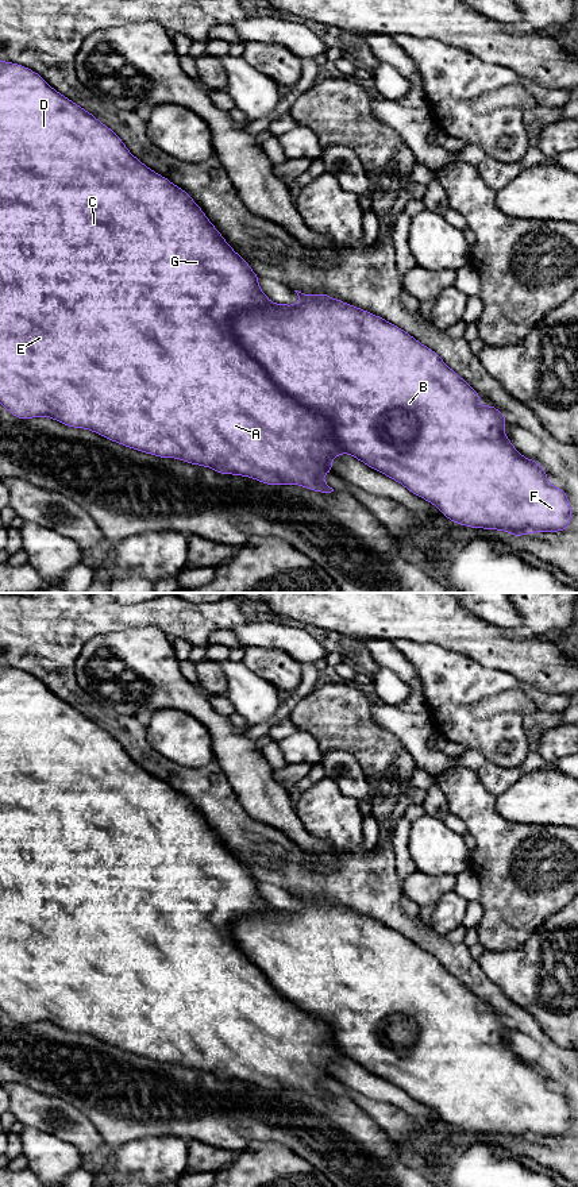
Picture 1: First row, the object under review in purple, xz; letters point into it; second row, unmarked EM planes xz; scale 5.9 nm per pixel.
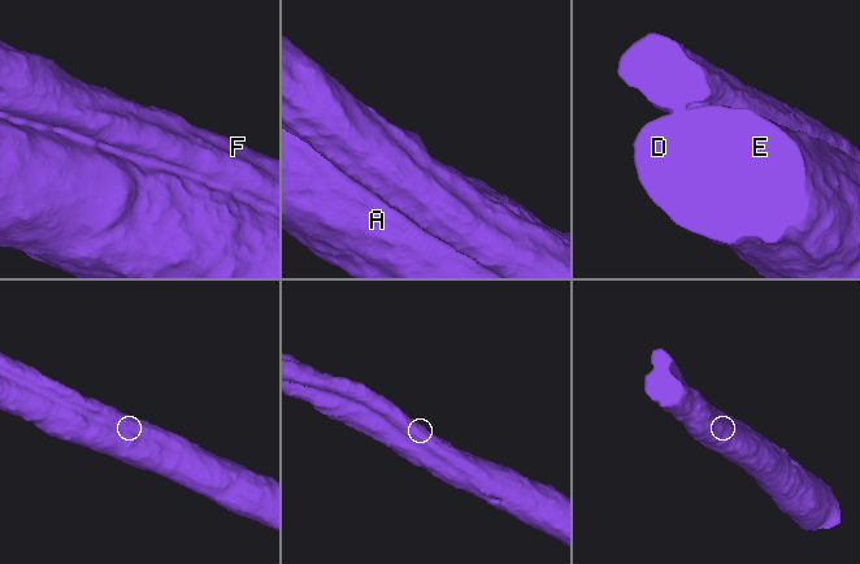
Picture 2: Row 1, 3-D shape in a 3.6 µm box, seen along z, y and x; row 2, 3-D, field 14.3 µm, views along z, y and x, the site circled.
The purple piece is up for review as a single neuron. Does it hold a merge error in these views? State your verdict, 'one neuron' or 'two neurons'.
one neuron

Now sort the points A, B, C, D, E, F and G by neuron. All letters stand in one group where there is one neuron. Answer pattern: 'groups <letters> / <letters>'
groups A B C D E F G

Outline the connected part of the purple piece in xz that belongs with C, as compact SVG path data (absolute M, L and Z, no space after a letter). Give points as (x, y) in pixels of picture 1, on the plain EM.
M0 666L0 1009L15 1022L24 1025L47 1021L68 1032L90 1034L109 1045L155 1061L177 1063L192 1070L211 1072L219 1079L250 1082L266 1090L293 1088L320 1098L334 1097L323 1086L321 1080L324 1078L334 1078L331 1065L347 1057L369 1072L404 1090L413 1099L436 1110L443 1121L456 1129L473 1133L500 1134L510 1137L513 1142L533 1137L558 1137L570 1132L571 1110L566 1097L550 1090L547 1087L547 1076L539 1071L537 1065L525 1064L512 1051L504 1038L506 1020L498 1017L493 1009L481 1011L477 1005L482 999L475 997L452 976L435 956L423 951L413 941L382 922L331 903L324 898L312 901L294 895L300 902L297 910L273 909L259 894L258 882L248 868L223 844L221 839L185 795L143 770L127 755L122 744L112 735L99 727L92 718L54 695L38 678L18 668Z

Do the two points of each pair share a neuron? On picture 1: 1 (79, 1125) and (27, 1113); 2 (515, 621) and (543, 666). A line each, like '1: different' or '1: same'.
1: same
2: different

